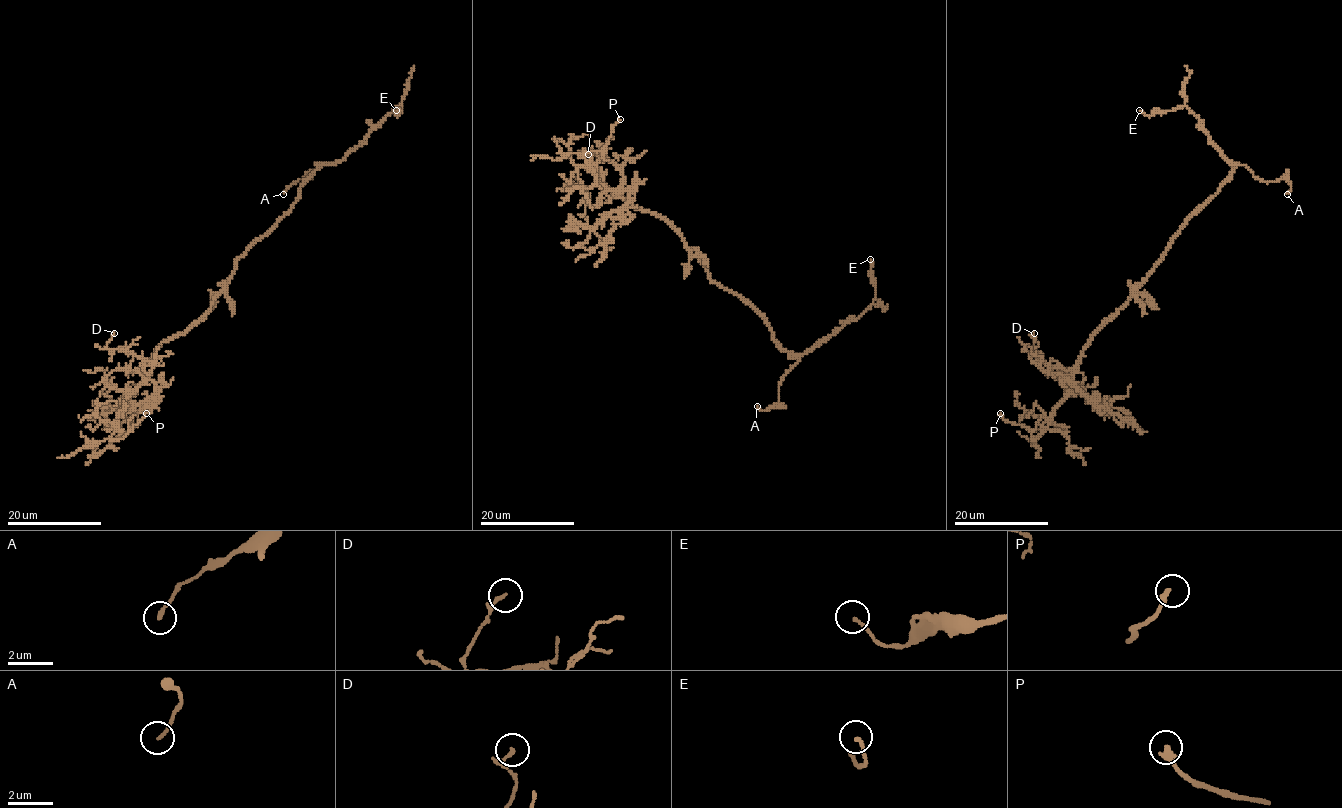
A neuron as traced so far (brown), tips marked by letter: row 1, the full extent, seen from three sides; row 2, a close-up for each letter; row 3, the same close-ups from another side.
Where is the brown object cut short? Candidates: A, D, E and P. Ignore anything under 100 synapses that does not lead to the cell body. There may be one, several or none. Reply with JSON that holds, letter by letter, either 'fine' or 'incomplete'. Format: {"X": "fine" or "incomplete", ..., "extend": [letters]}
{"A": "fine", "D": "fine", "E": "fine", "P": "incomplete", "extend": ["P"]}

